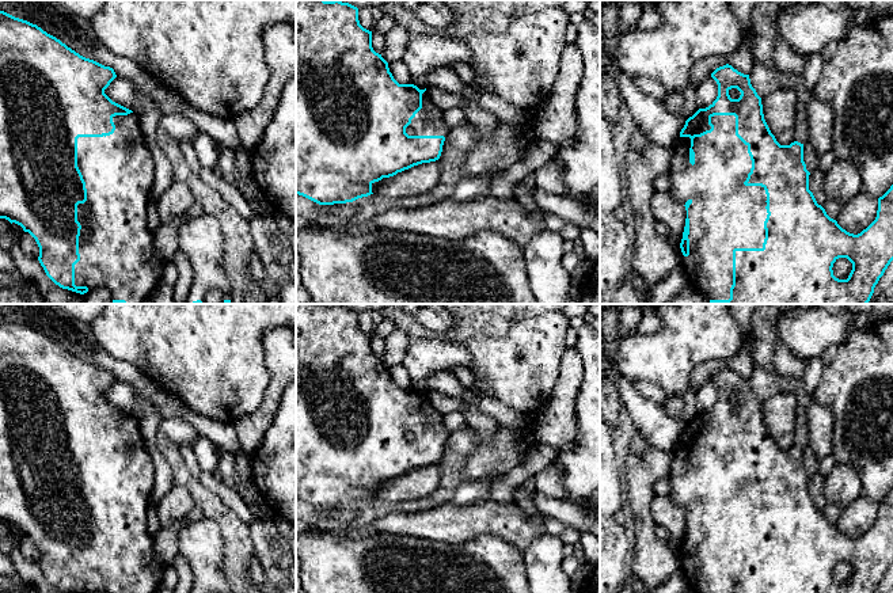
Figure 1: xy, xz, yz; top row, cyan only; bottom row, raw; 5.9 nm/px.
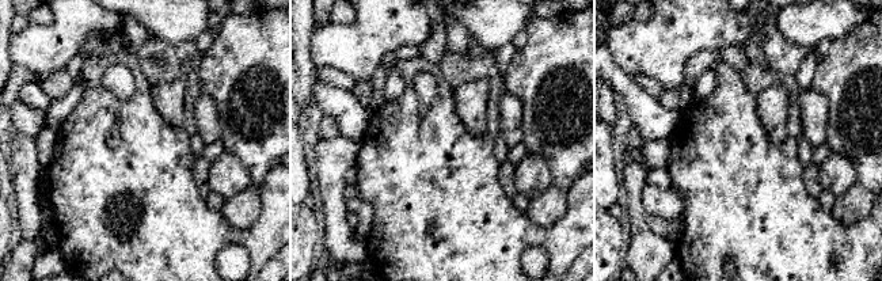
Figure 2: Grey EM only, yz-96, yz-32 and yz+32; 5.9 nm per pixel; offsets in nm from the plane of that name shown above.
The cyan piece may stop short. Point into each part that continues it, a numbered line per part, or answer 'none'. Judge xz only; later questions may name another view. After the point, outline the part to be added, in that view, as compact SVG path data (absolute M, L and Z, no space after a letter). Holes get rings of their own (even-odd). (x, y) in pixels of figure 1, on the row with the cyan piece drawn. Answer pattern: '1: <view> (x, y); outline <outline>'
1: xz (428, 121); outline M428 92L422 94L422 109L411 119L406 128L406 133L414 136L444 136L446 137L451 129L444 123L442 111L437 109L429 99Z

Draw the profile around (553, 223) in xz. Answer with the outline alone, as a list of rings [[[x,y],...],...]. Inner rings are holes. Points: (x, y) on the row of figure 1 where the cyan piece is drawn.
[[[520,182],[514,186],[513,199],[516,199],[521,205],[524,205],[529,212],[536,213],[536,214],[542,214],[543,221],[544,221],[544,227],[547,231],[559,233],[563,229],[563,227],[566,224],[563,221],[563,218],[560,218],[555,214],[550,214],[550,213],[543,212],[539,208],[539,205],[536,204],[536,201],[533,199],[533,197],[524,190],[522,182]]]

